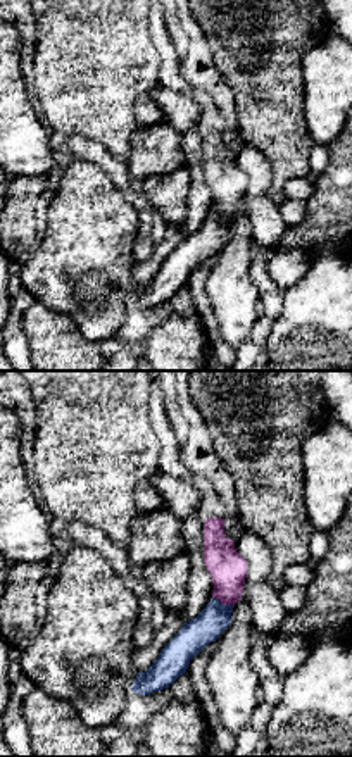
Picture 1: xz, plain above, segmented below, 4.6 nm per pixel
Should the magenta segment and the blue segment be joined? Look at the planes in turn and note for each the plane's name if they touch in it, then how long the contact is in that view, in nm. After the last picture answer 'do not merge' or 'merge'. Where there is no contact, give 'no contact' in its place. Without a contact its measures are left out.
meets magenta in xz; contact 110 nm long

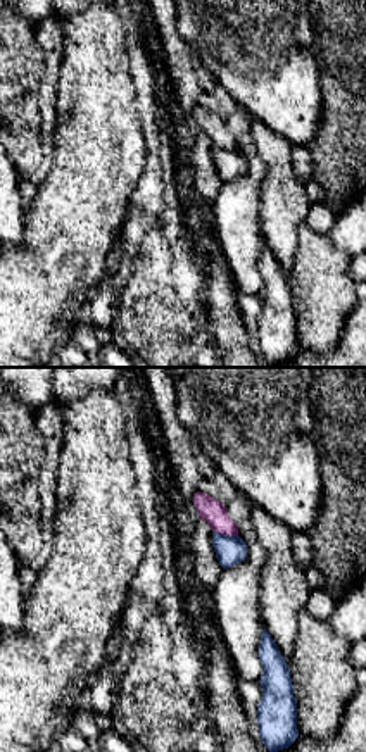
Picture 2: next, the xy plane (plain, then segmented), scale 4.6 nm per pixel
meets magenta in xy; contact 120 nm long

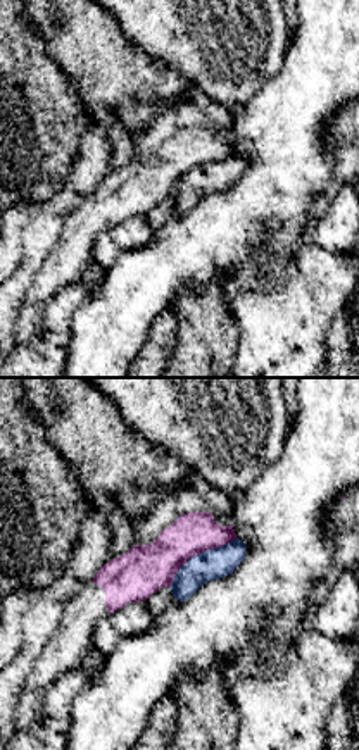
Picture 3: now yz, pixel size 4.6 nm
meets magenta in yz; contact 400 nm long

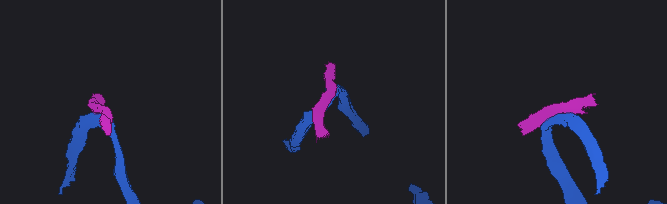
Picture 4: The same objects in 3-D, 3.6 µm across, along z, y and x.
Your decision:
do not merge

